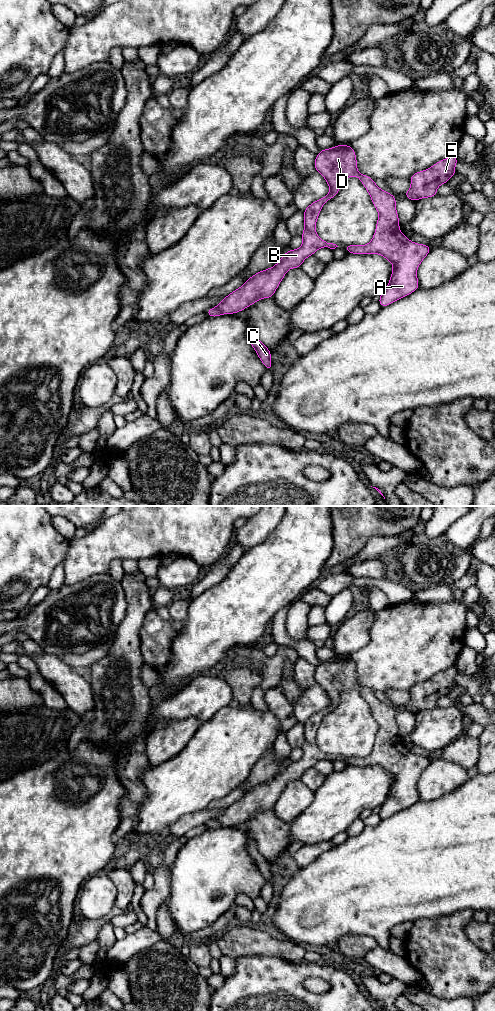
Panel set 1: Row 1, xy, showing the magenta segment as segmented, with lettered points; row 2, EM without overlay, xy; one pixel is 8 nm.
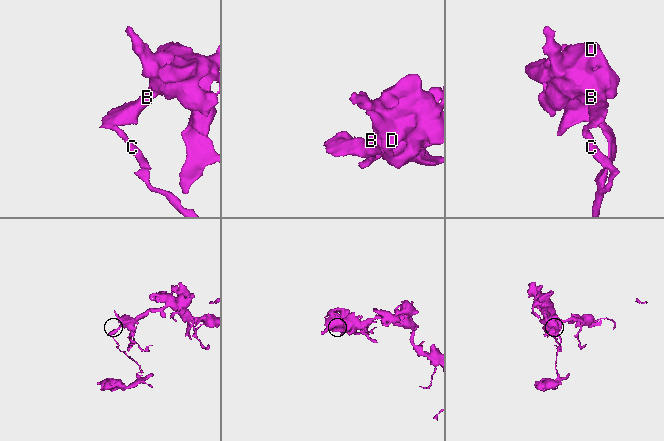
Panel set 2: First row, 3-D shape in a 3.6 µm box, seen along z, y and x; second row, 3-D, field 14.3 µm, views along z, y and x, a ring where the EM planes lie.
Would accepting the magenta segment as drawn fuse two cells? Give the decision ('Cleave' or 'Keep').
Keep

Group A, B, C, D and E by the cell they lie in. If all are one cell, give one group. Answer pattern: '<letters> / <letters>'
A B C D E

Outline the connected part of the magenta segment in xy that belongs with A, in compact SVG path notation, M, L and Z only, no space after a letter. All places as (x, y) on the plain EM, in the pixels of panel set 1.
M350 657L322 661L316 667L314 679L326 692L330 704L304 722L301 759L288 762L273 779L248 790L215 820L205 823L209 829L235 826L260 811L273 809L288 782L300 780L304 772L320 760L338 759L317 747L316 734L323 717L338 706L341 694L353 688L360 691L379 728L372 752L366 757L346 757L345 762L351 766L380 766L393 777L389 795L378 812L381 819L386 819L419 801L417 781L431 763L431 759L412 754L400 743L395 708L379 700L374 691L359 685L356 665Z

